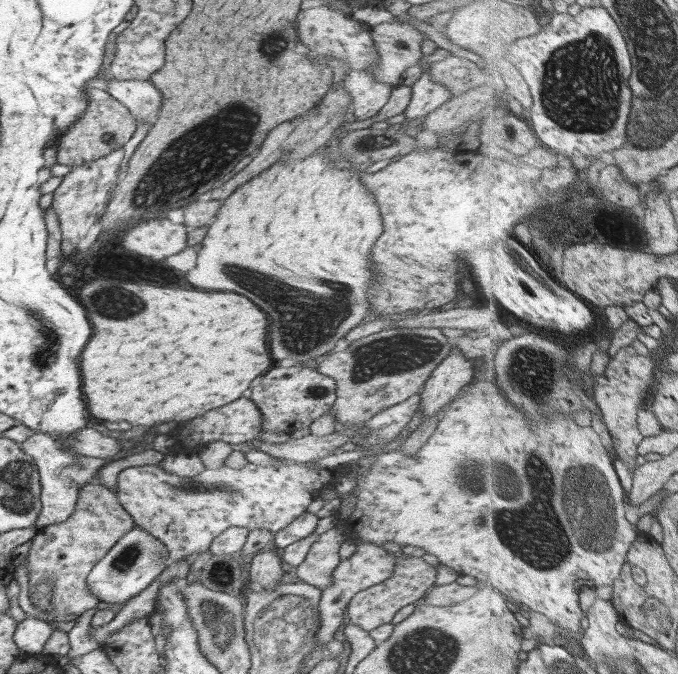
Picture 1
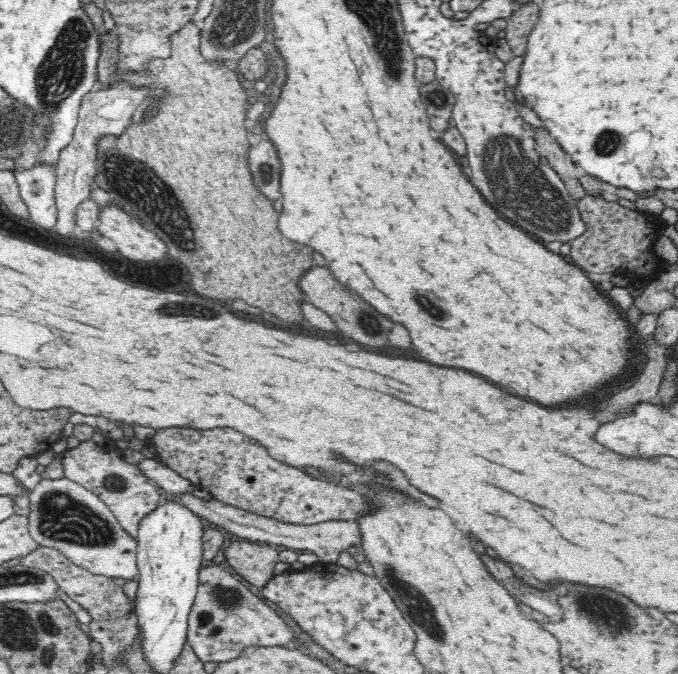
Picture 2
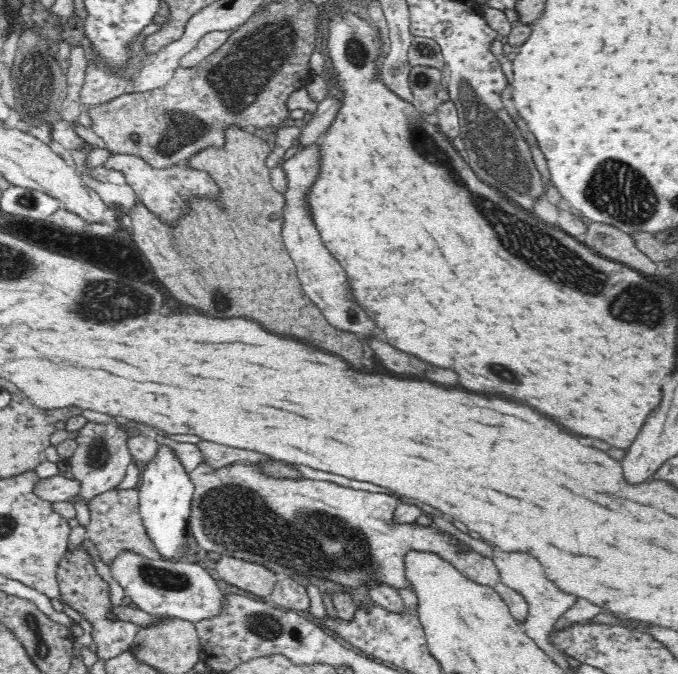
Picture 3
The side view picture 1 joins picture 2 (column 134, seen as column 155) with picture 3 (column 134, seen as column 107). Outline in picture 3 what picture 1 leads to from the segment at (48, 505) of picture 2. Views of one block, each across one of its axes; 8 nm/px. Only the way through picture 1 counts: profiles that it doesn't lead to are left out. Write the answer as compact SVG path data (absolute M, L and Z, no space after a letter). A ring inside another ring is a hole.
M122 552L112 560L110 571L124 590L125 596L137 604L137 608L151 615L170 616L194 624L213 619L224 608L224 594L216 580L190 559L182 561L150 560L133 552Z

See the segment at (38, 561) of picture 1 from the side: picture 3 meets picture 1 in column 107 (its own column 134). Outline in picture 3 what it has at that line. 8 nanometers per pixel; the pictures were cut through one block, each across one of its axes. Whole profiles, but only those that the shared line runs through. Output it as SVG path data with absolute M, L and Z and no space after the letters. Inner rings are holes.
M136 488L110 490L86 503L90 509L90 520L86 526L87 536L98 550L99 557L104 564L110 567L112 560L126 551L145 556L150 560L163 560L160 551L154 547L154 541L150 539L144 527L139 511L139 491Z

